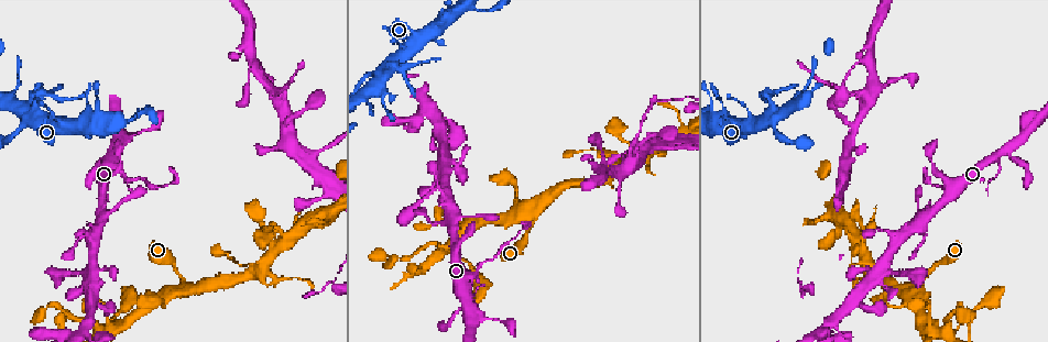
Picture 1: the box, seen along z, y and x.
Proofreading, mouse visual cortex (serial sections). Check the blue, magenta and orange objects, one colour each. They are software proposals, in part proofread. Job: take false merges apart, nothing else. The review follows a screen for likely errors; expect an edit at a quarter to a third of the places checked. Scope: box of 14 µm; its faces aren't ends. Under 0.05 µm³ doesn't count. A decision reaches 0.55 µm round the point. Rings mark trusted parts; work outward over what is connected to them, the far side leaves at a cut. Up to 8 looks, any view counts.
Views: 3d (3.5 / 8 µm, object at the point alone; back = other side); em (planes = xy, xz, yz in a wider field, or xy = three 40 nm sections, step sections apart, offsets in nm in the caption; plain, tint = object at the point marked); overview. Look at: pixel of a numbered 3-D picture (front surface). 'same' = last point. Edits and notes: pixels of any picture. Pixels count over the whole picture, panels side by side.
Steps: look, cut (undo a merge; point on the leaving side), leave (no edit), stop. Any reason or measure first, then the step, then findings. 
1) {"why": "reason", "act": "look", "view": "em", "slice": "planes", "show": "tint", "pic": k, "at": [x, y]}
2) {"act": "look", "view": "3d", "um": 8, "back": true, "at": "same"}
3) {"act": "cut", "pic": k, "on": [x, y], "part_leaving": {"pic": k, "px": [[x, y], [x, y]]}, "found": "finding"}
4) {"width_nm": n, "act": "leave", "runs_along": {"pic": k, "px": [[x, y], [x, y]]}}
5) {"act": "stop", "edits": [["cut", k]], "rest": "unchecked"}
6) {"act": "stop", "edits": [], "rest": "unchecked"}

{"why": "looks like a crossing", "act": "look", "view": "3d", "um": 3.5, "back": true, "pic": 1, "at": [83, 335]}

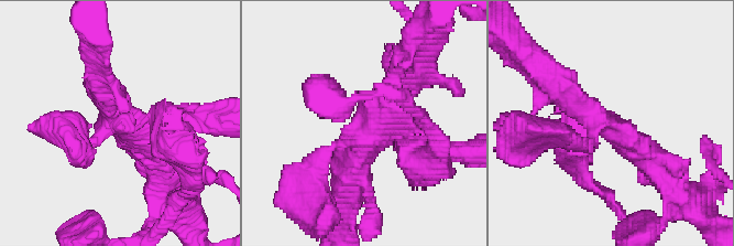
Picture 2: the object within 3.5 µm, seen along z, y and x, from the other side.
{"why": "now the EM", "act": "look", "view": "em", "slice": "xy", "step": 5, "show": "tint", "pic": 2, "at": [592, 118]}

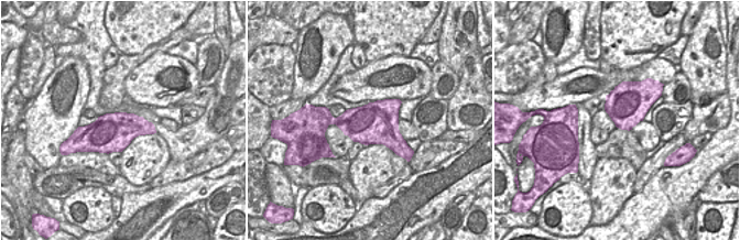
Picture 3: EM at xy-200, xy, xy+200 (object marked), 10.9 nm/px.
{"act": "leave", "runs_along": {"pic": 2, "px": [[97, 73], [120, 120], [178, 127]]}, "found": "one cell here"}

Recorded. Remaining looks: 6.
{"why": "arms part here", "act": "look", "view": "3d", "um": 3.5, "pic": 1, "at": [916, 292]}

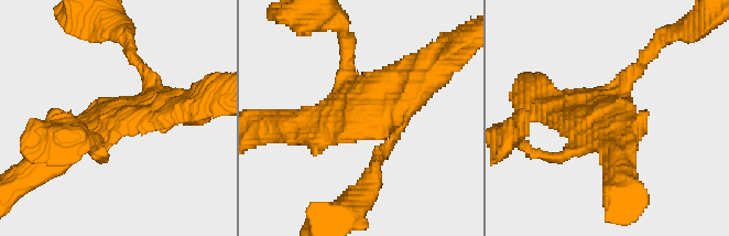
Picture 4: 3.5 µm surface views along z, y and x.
{"act": "look", "view": "em", "slice": "xy", "step": 5, "show": "tint", "pic": 4, "at": [380, 111]}

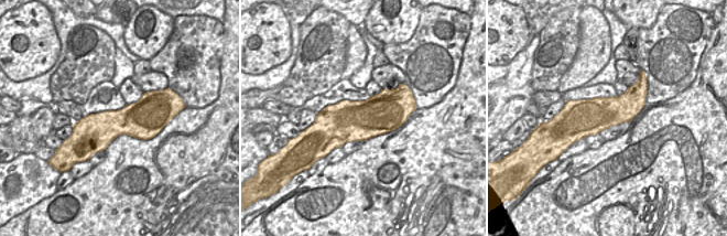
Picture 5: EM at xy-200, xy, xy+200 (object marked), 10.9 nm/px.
{"act": "leave", "runs_along": {"pic": 4, "px": [[139, 65], [149, 106], [68, 147]]}, "found": "continuous, no second cell"}

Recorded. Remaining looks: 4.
{"why": "abrupt turn", "act": "look", "view": "3d", "um": 8, "back": true, "pic": 1, "at": [274, 252]}

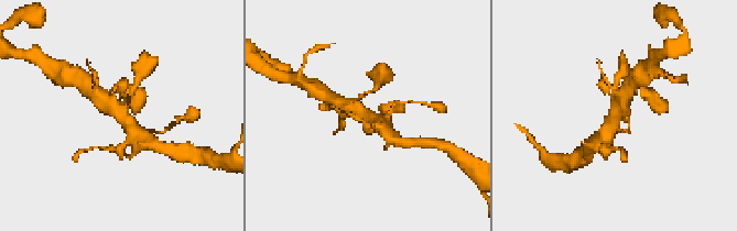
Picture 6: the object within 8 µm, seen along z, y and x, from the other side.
{"arms": 4, "arm_widths_nm": [150, 150, 500, 500], "why": "shape alone is not enough", "act": "look", "view": "em", "slice": "xy", "step": 3, "show": "tint", "pic": 6, "at": [120, 117]}

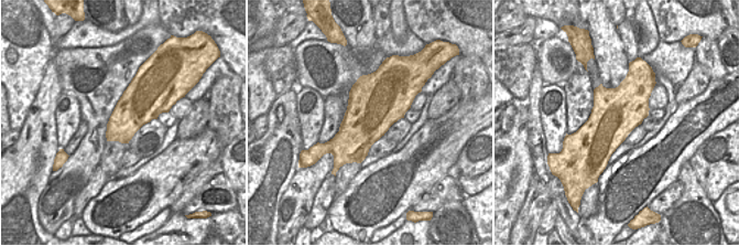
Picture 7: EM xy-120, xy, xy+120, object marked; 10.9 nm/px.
{"act": "leave", "runs_along": {"pic": 6, "px": [[138, 139], [128, 122], [96, 94]]}, "found": "all the same cell"}

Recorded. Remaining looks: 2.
{"act": "stop", "edits": [], "rest": "unchecked"}

